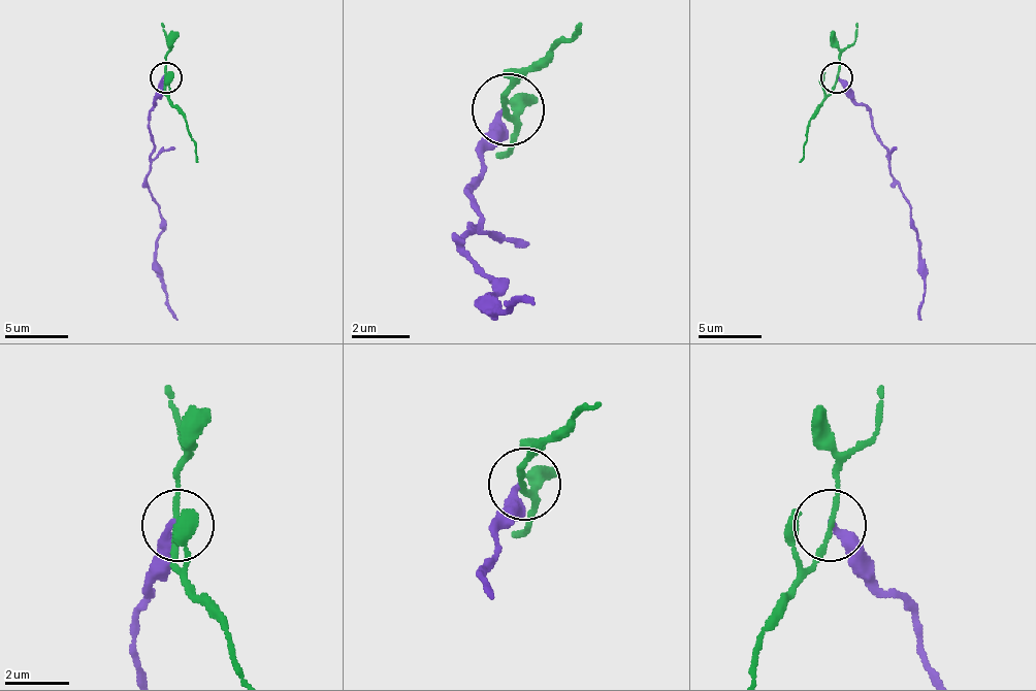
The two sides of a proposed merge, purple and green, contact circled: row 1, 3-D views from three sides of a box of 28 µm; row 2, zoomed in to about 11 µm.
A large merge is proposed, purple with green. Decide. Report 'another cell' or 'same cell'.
another cell

